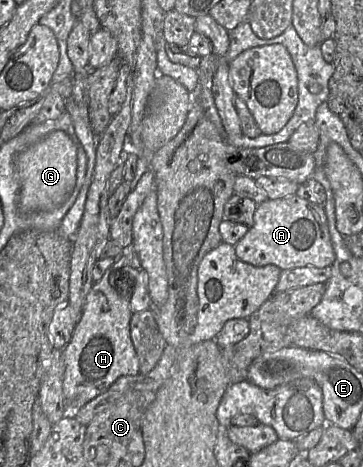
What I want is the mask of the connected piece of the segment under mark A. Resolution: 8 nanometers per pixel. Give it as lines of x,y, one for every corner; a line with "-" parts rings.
296,194
283,199
267,198
258,204
253,225
249,227
246,235
234,245
234,248
237,257
242,262
258,267
275,265
282,271
300,267
331,267
335,261
335,252
323,206
311,203

